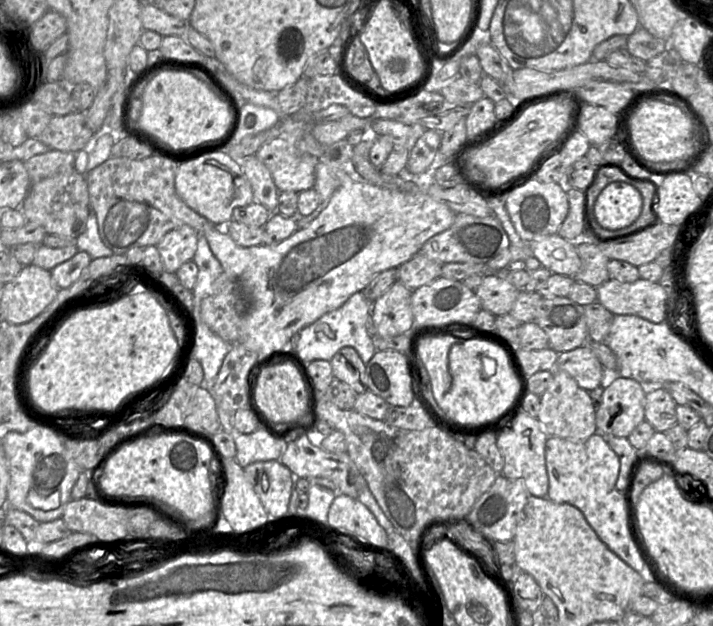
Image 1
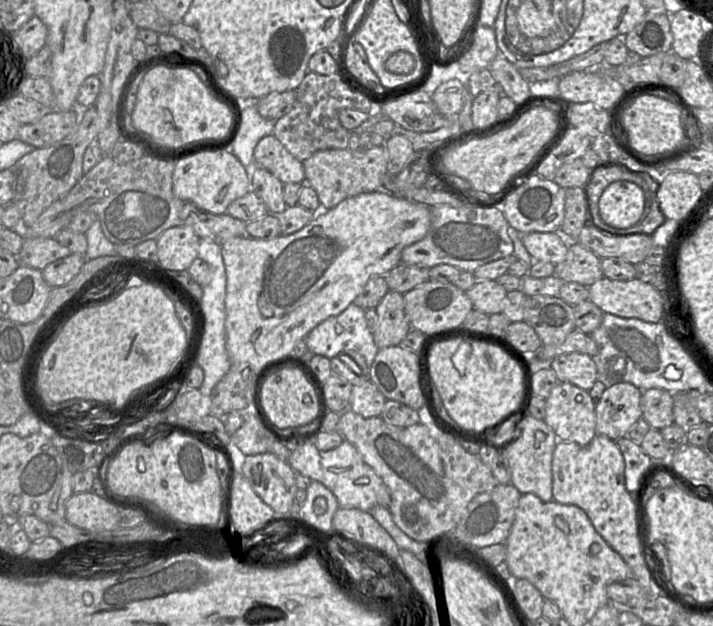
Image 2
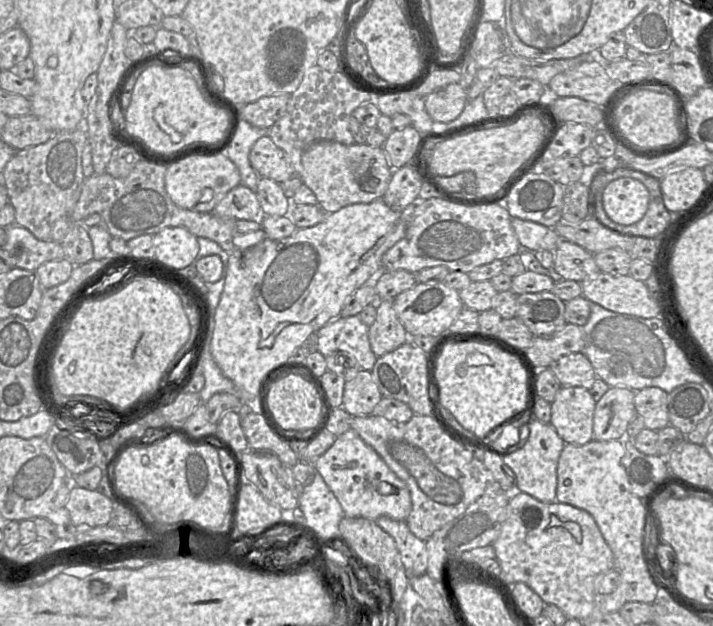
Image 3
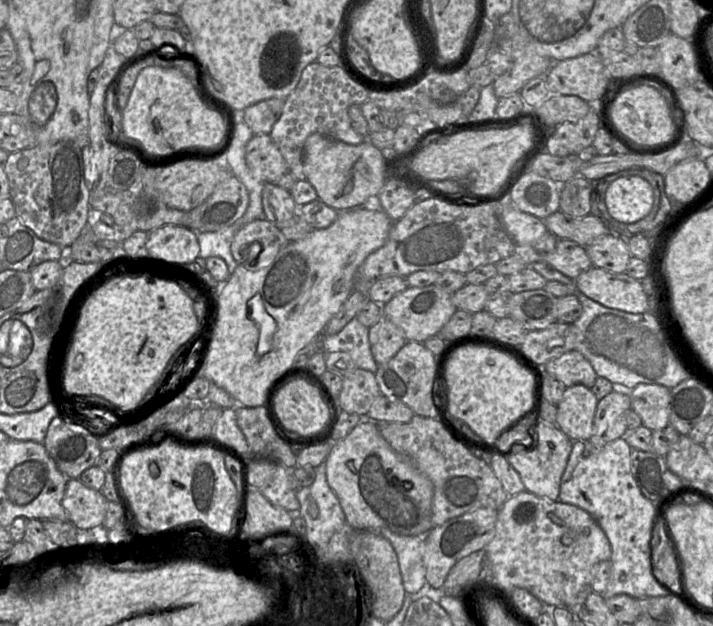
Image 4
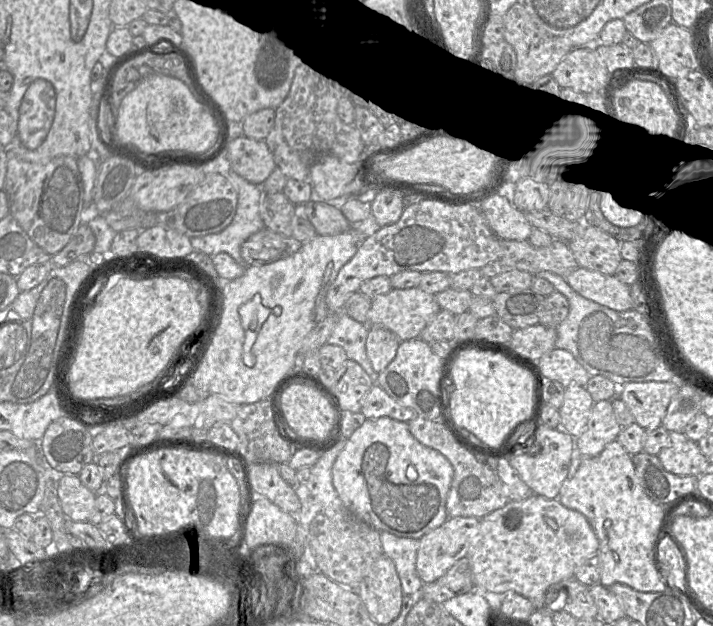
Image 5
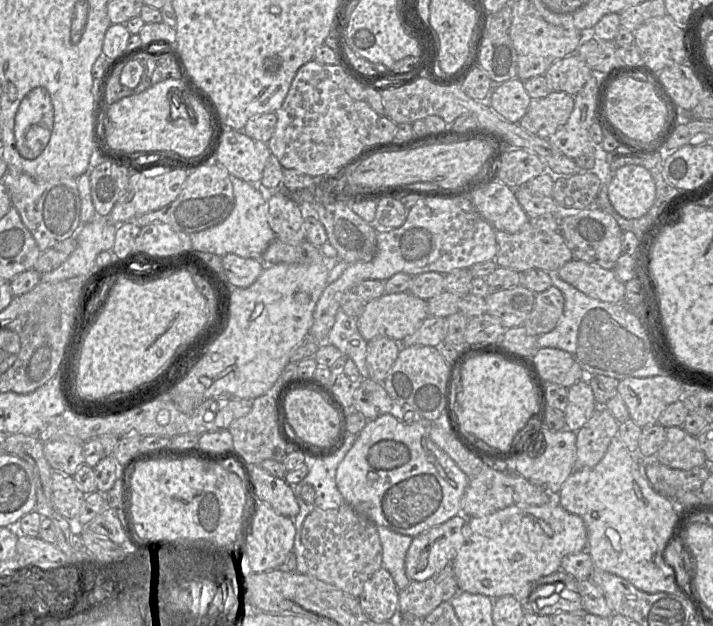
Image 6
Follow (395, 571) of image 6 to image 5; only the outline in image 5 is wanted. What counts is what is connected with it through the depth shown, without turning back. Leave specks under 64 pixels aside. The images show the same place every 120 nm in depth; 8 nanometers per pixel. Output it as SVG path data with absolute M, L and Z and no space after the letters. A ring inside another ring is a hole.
M379 531L383 553L395 564L404 595L418 592L424 585L417 569L419 540L399 537L387 531Z

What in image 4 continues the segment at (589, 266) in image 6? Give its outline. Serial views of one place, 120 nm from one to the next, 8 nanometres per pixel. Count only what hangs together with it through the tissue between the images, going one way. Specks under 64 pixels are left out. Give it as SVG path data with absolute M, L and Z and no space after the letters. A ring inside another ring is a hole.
M593 266L581 273L575 283L580 292L607 308L633 314L649 311L640 281L625 272L613 273Z

